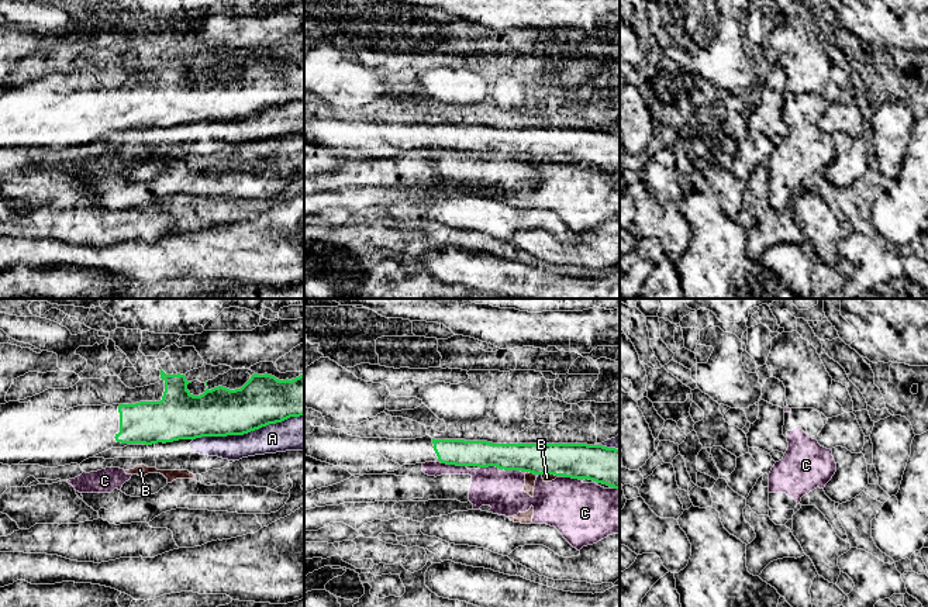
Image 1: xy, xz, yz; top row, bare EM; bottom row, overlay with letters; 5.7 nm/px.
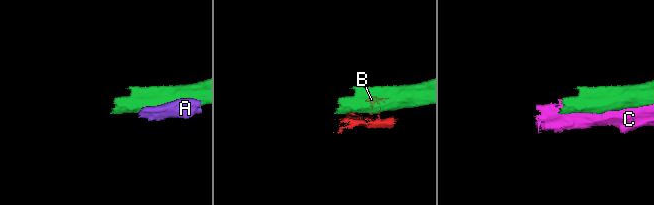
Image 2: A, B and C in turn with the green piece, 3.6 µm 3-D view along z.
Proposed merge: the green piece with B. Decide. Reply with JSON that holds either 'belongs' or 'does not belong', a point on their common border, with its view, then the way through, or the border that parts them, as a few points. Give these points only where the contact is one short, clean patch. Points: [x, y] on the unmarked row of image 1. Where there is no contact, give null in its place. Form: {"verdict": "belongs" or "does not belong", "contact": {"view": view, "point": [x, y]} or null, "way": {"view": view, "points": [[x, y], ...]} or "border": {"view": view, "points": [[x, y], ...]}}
{"verdict": "does not belong", "contact": {"view": "xz", "point": [531, 157]}}

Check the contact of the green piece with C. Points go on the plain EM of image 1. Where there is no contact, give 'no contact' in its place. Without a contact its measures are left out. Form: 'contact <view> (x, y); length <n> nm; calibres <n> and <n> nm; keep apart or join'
contact xz (503, 152); length 260 nm; calibres 180 and 220 nm; keep apart

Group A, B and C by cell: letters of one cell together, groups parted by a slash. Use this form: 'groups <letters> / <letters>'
groups A / B C

